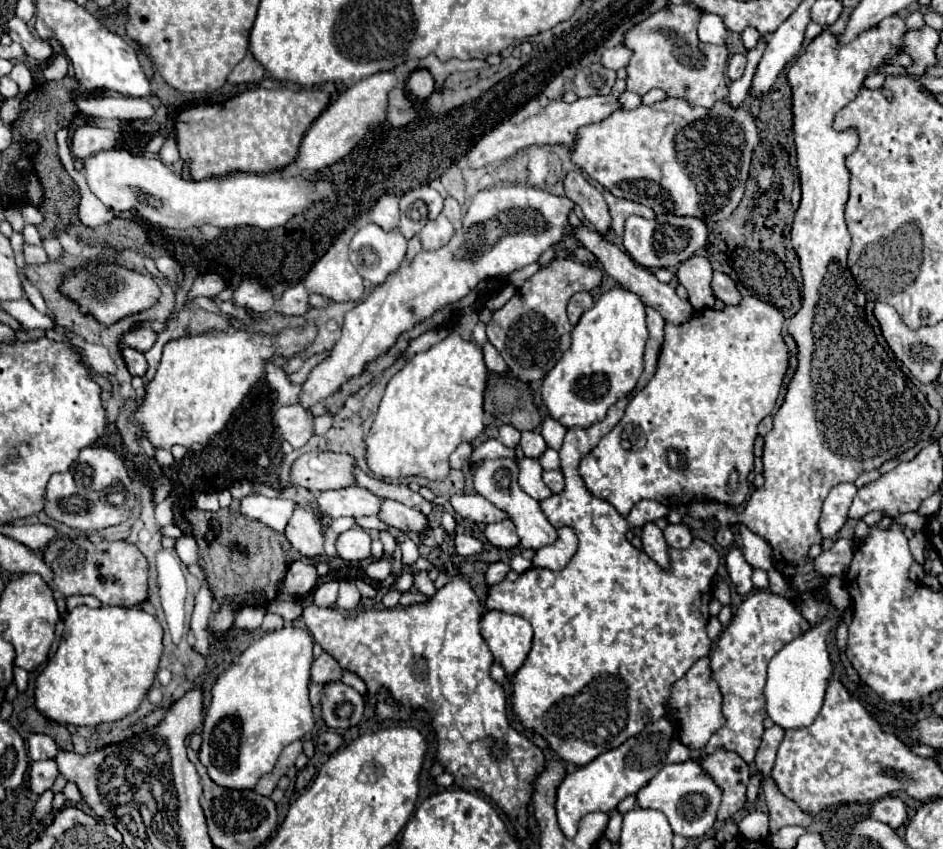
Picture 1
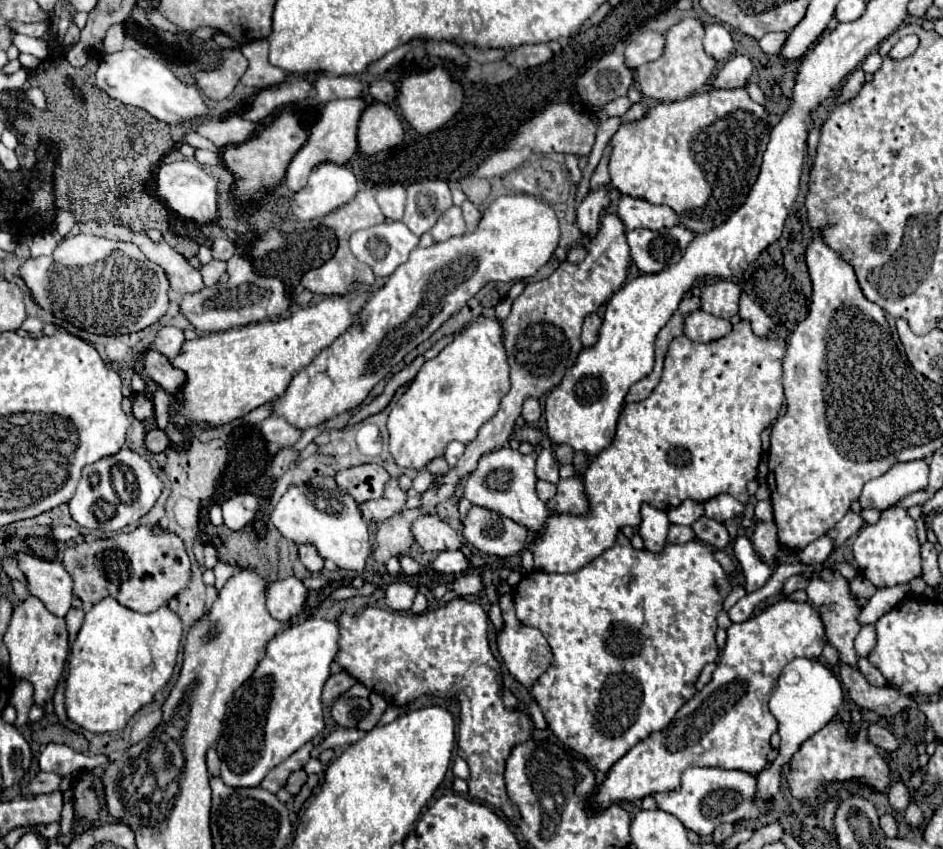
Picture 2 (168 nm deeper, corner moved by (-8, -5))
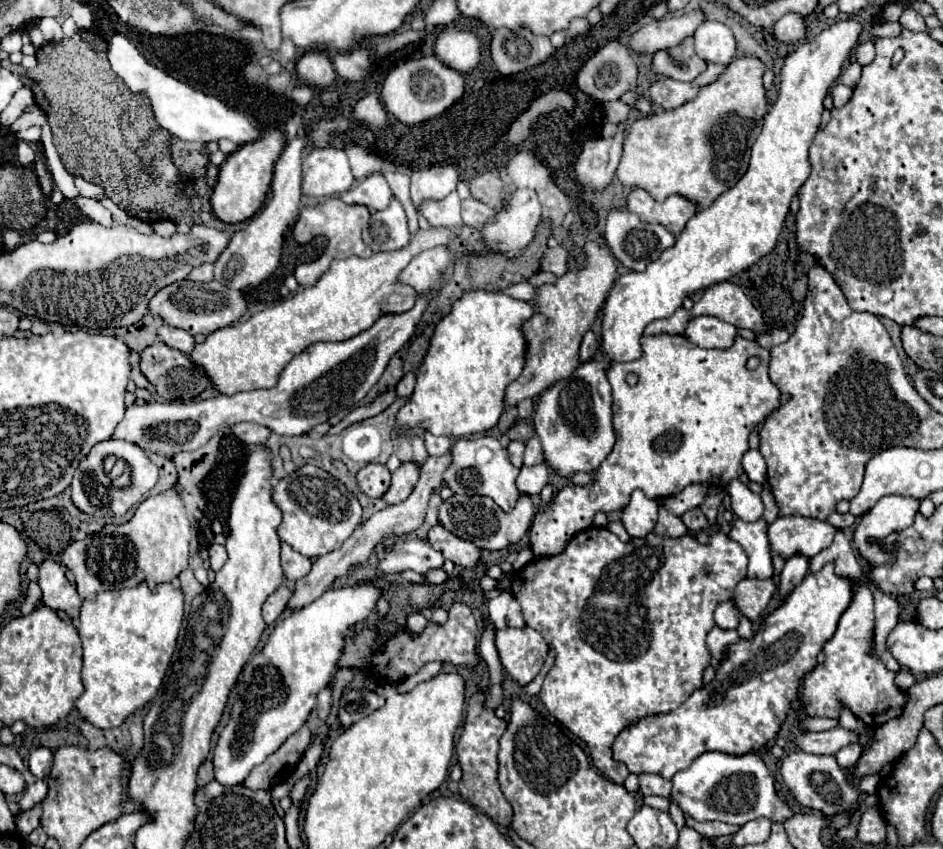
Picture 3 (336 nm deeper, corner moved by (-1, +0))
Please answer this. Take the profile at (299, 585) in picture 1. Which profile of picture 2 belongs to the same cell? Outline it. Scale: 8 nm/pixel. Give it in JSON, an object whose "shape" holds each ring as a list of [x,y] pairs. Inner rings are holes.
{"shape":[[[291,576],[291,578],[279,580],[269,586],[267,610],[275,620],[289,620],[291,616],[301,612],[307,594],[309,590],[299,578]]]}

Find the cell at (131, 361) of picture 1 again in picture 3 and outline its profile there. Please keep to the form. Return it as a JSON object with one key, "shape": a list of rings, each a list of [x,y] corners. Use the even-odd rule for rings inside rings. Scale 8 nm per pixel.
{"shape":[[[158,343],[158,345],[150,345],[142,351],[142,359],[140,359],[140,369],[146,375],[146,379],[152,383],[152,387],[156,389],[156,393],[166,399],[166,401],[176,401],[176,399],[194,399],[198,397],[208,385],[210,379],[206,375],[206,371],[196,365],[188,355],[168,347],[166,343]],[[170,371],[172,371],[172,385],[170,385]]]}

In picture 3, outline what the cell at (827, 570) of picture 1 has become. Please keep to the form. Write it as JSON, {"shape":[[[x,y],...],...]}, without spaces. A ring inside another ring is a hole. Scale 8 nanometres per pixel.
{"shape":[[[746,577],[736,585],[734,601],[740,607],[740,611],[748,617],[748,621],[756,625],[774,593],[776,593],[776,585],[772,579],[760,581],[760,579]]]}

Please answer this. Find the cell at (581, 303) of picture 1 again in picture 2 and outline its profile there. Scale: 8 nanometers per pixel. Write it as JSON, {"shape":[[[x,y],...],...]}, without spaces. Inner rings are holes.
{"shape":[[[591,312],[591,316],[587,316],[587,320],[583,322],[583,334],[581,334],[581,340],[583,340],[585,346],[595,344],[599,326],[601,326],[601,318],[599,318],[599,314],[597,314],[597,312]]]}

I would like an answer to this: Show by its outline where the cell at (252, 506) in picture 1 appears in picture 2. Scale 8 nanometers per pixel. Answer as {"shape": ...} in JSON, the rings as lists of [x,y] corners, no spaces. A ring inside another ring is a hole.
{"shape":[[[315,478],[305,486],[291,486],[269,514],[273,526],[291,542],[311,542],[323,558],[331,558],[343,570],[361,572],[371,558],[369,528],[357,510],[357,502],[341,494],[333,478]]]}

